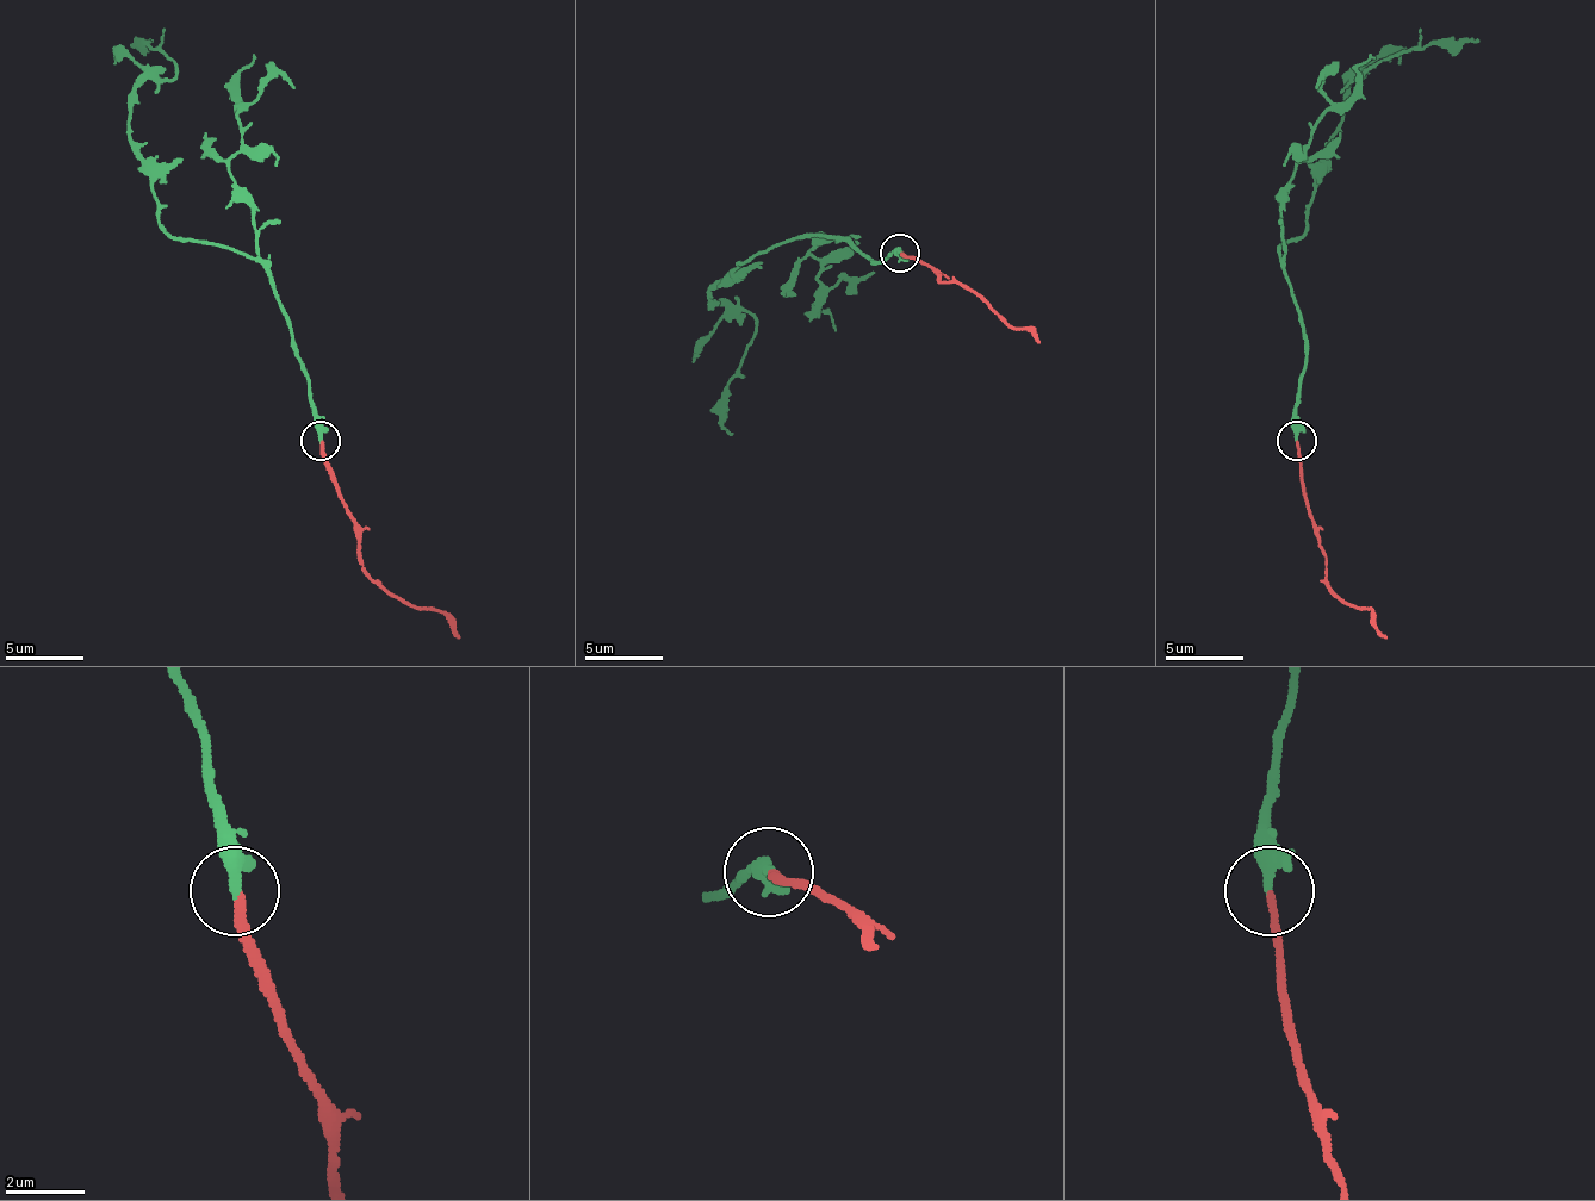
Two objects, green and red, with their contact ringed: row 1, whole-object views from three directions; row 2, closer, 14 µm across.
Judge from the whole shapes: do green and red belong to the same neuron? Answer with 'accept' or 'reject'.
accept

